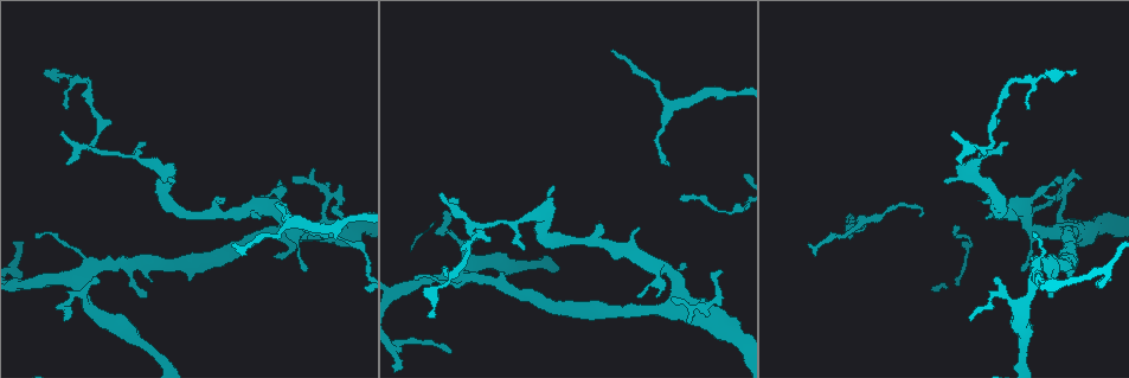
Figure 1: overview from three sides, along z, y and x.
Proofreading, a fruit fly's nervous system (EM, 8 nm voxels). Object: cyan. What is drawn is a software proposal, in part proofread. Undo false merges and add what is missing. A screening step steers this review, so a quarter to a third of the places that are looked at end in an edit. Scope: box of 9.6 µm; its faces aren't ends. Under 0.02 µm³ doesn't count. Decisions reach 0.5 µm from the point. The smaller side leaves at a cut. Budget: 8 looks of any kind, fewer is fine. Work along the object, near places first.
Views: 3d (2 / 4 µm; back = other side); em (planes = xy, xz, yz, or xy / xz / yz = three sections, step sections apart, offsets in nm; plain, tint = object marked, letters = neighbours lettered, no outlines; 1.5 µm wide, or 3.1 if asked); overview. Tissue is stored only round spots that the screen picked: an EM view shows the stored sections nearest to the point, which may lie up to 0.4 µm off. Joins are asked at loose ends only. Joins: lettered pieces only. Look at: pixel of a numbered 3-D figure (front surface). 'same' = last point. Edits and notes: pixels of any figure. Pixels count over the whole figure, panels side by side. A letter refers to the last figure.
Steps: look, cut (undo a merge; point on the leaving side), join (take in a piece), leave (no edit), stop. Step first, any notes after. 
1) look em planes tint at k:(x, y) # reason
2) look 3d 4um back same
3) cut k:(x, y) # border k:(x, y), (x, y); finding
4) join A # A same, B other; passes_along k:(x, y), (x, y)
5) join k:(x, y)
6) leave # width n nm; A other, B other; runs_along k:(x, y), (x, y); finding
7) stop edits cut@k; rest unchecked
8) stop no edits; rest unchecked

look em planes letters at 1:(720, 94) # calibre changes

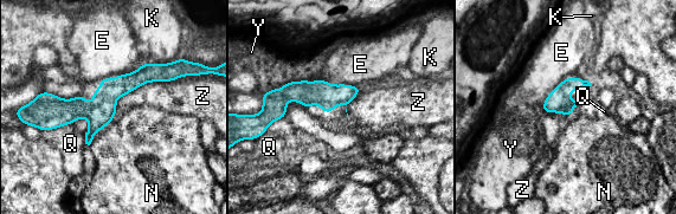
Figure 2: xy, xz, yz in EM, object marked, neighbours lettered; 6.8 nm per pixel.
leave # longest_contact Z 550 nm; E other, K other, N other, Q other, Y other, Z other; border 2:(193, 75), (146, 82), (120, 98); continuous, no second neuron

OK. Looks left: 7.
look 3d 2um at 1:(145, 294) # free end

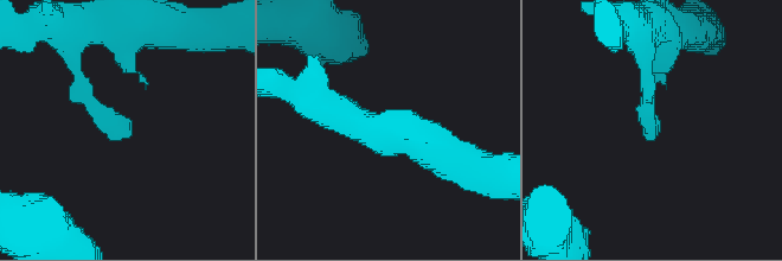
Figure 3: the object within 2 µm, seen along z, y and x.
look em planes letters at 3:(658, 134) # need the tissue

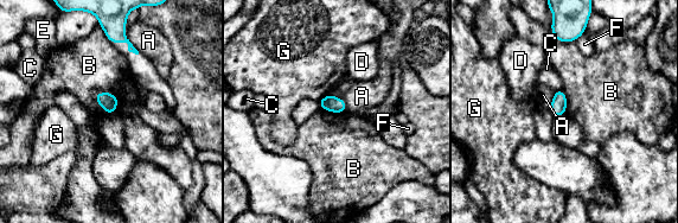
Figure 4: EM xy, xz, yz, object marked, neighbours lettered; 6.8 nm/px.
leave # A other, B other, C other, D other, E other, F other, G other; border 4:(94, 94), (110, 91), (116, 112); no lettered piece goes on from it

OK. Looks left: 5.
look 3d 4um at 1:(1028, 108) # free end

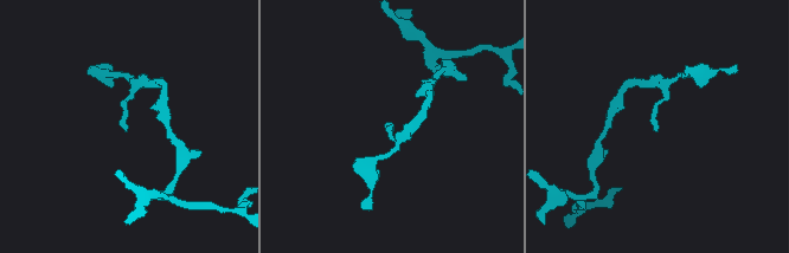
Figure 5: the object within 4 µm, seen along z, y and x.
look em planes letters at 5:(124, 129)

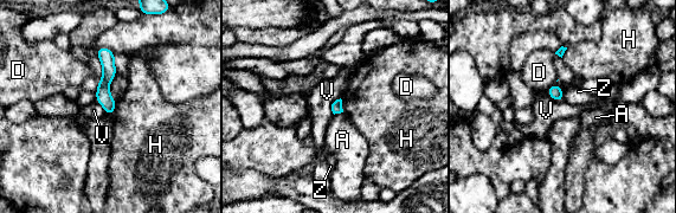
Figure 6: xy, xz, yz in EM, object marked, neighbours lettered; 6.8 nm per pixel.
leave # A other, D other, H other, V other, Z other; runs_along 6:(103, 50), (104, 98), (110, 111); no lettered piece goes on from it

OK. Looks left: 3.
stop no edits; rest unchecked

